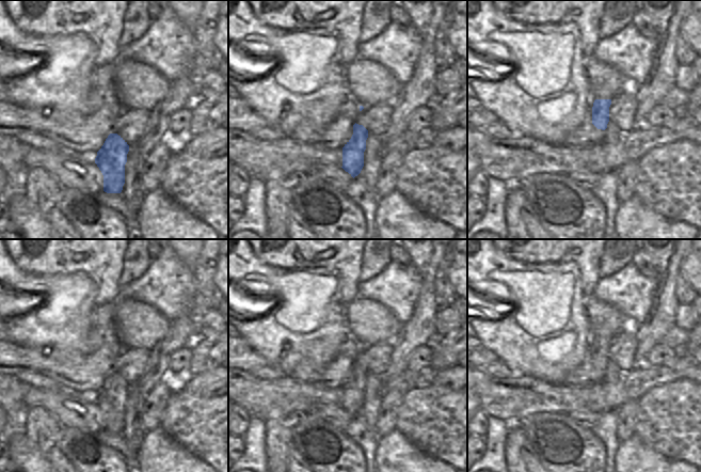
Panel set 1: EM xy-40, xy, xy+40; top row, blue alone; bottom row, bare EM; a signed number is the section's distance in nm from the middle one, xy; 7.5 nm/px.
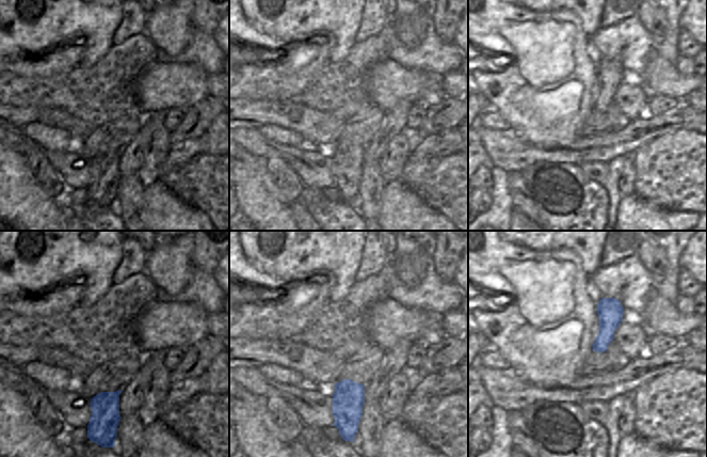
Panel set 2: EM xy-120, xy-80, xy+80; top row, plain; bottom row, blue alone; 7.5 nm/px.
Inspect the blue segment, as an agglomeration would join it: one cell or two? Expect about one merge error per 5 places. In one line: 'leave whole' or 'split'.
leave whole

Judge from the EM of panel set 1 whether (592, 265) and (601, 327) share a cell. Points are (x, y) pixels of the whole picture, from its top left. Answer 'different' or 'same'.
different

